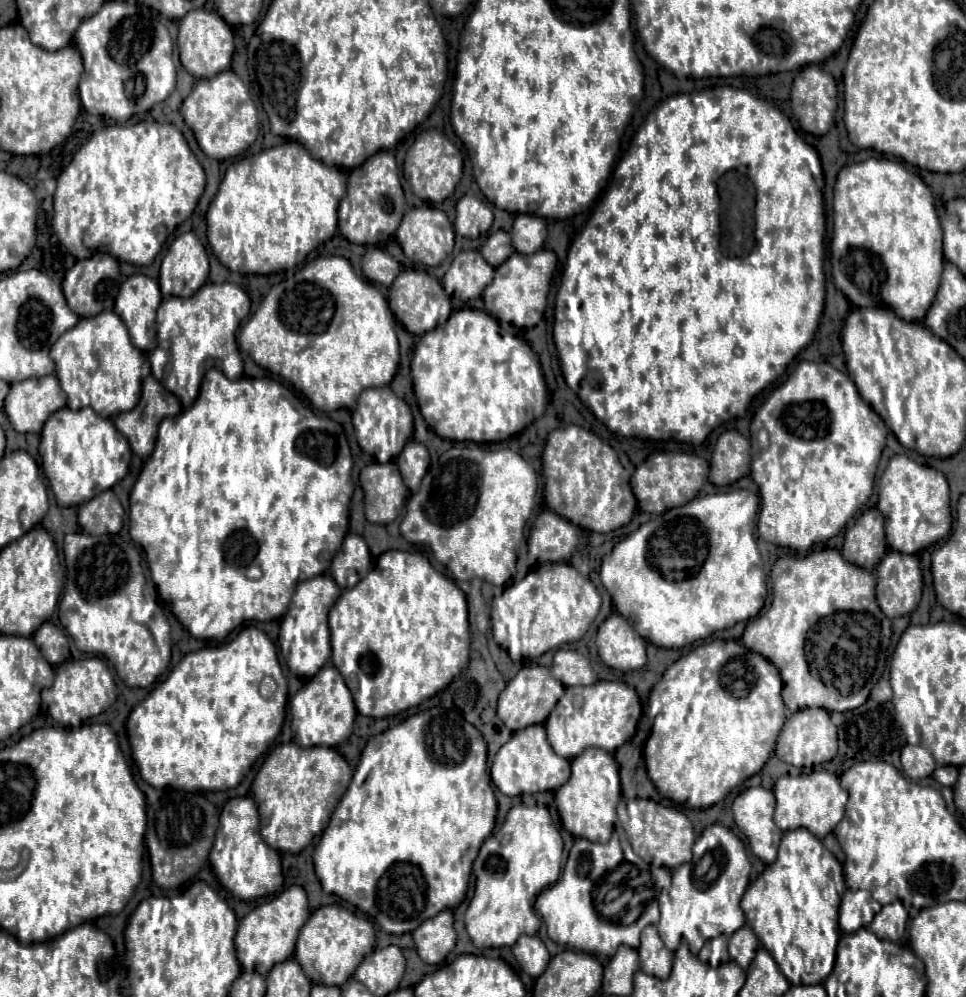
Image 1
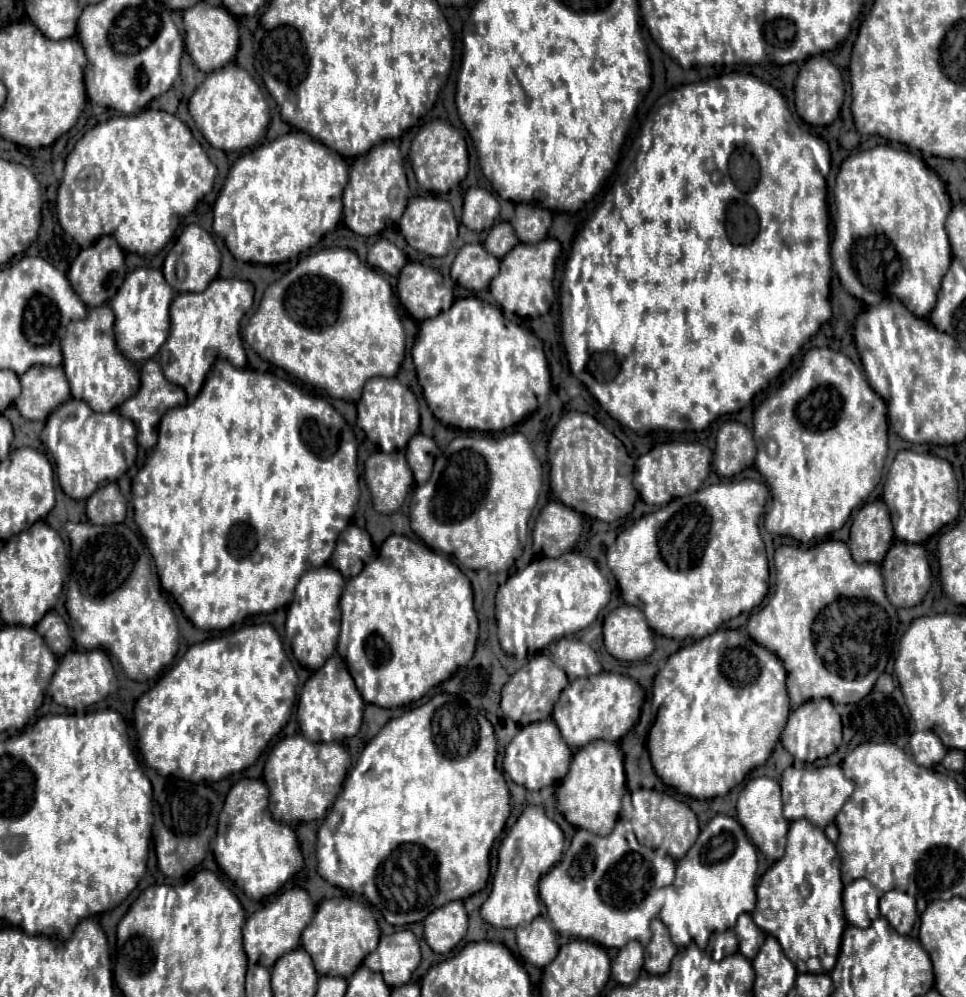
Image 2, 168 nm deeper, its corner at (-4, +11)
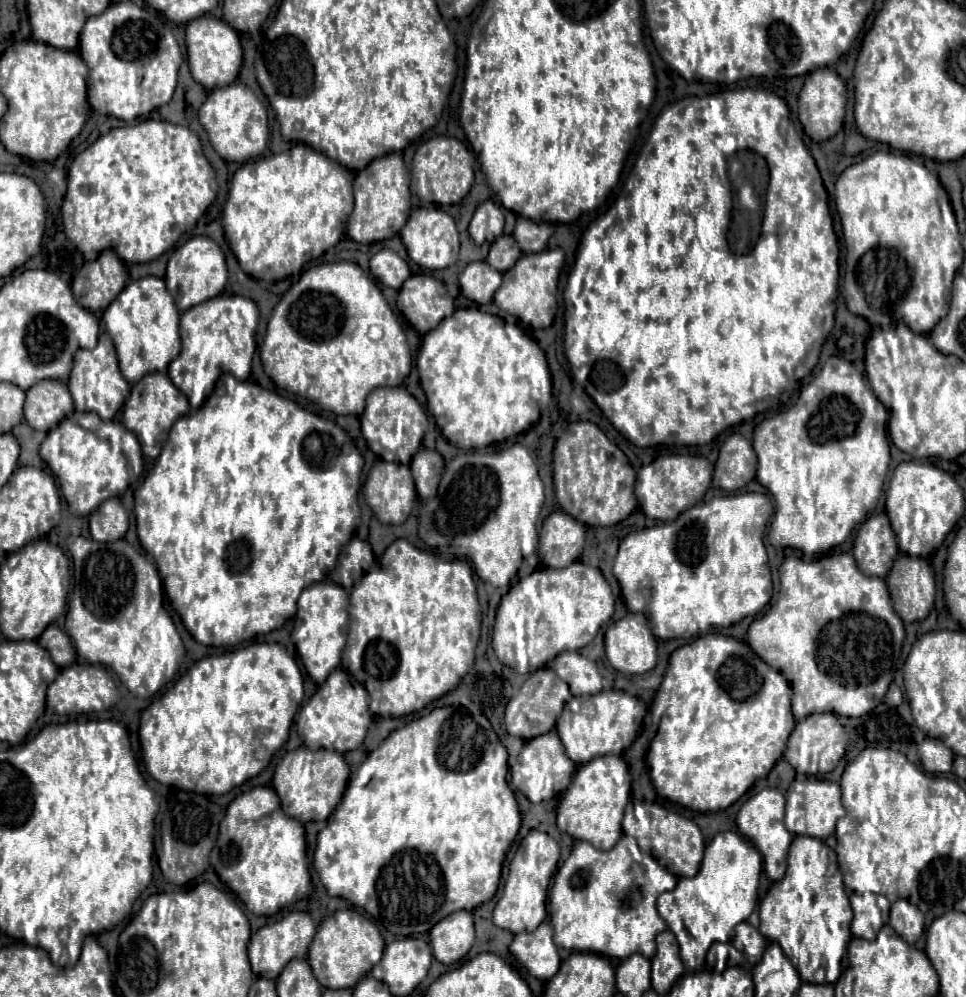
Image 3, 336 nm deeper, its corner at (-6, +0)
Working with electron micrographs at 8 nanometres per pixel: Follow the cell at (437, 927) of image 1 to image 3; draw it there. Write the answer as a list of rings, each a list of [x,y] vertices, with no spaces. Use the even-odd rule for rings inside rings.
[[[457,910],[457,914],[449,914],[449,918],[443,918],[431,930],[433,956],[443,964],[459,962],[471,950],[473,940],[473,916],[467,910]]]

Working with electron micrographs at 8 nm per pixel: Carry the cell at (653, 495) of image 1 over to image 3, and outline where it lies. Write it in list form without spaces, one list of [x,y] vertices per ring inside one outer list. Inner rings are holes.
[[[659,456],[651,464],[643,466],[637,472],[635,496],[639,500],[639,508],[651,520],[669,522],[677,518],[683,510],[695,506],[707,492],[713,476],[713,464],[703,456]]]

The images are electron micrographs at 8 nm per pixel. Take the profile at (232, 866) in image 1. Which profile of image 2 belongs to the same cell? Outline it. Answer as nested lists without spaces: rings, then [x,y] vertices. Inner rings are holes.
[[[243,779],[237,785],[233,785],[231,791],[227,793],[223,811],[219,813],[217,835],[211,843],[217,865],[225,871],[225,875],[231,881],[241,885],[245,895],[251,899],[263,899],[263,897],[279,891],[283,887],[283,883],[287,879],[291,879],[303,865],[303,857],[301,857],[301,851],[297,845],[295,831],[289,825],[283,825],[283,823],[271,819],[271,815],[267,811],[267,795],[269,795],[267,785],[261,779]]]

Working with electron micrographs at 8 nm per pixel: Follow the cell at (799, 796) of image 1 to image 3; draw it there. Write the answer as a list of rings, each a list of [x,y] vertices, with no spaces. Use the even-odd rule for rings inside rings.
[[[814,776],[804,781],[791,784],[787,794],[787,810],[785,810],[785,826],[791,834],[805,834],[811,838],[825,840],[835,832],[835,824],[841,816],[845,816],[845,808],[841,804],[841,788],[837,782],[818,779]]]

